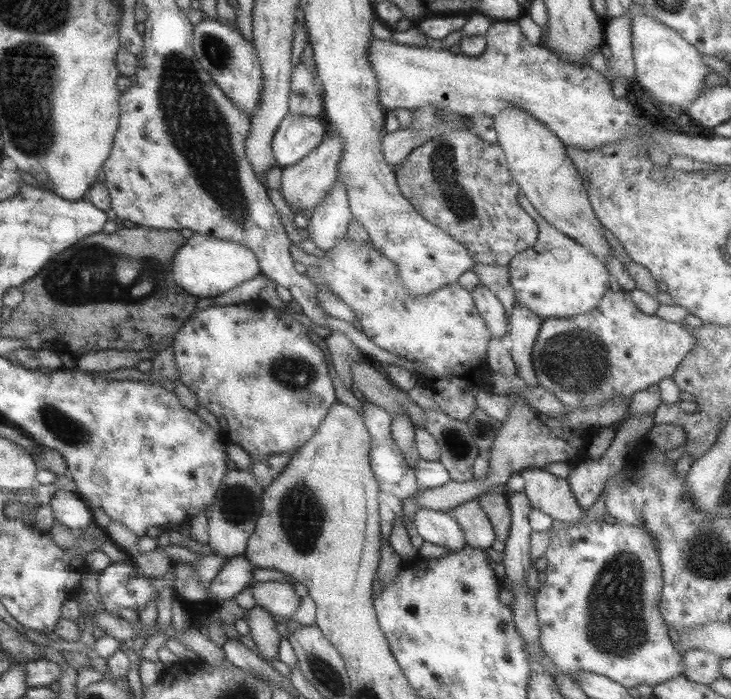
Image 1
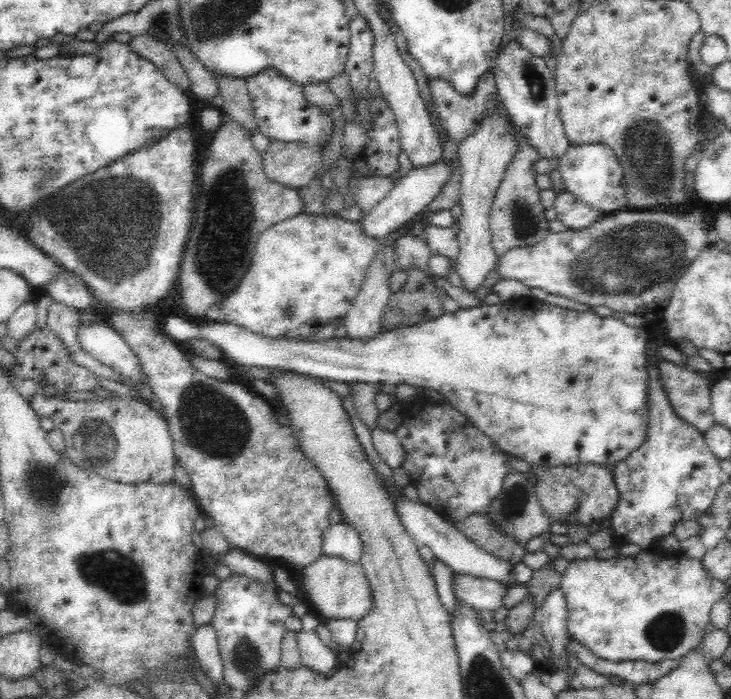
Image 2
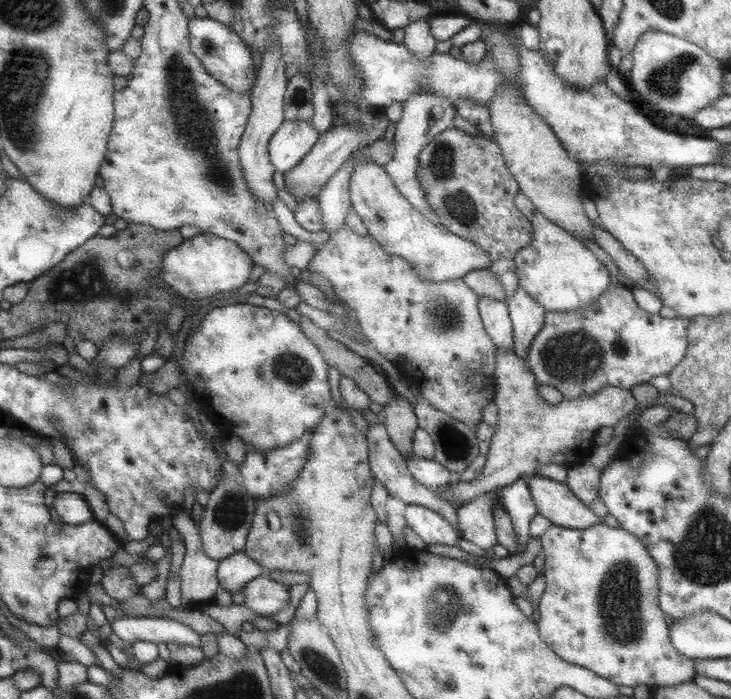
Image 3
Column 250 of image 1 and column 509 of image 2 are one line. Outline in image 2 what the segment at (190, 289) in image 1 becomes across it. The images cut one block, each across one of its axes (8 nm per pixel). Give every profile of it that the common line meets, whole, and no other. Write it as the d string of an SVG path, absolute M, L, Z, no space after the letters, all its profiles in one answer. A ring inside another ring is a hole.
M693 205L692 208L684 211L650 211L650 210L631 210L624 208L619 211L605 214L600 220L593 222L590 226L580 230L566 229L560 232L549 232L544 240L532 244L532 246L523 246L520 248L512 248L506 250L500 258L497 258L494 270L498 273L500 280L516 280L524 283L530 288L539 288L553 295L559 295L567 299L571 299L581 304L594 306L606 306L613 312L621 311L623 313L634 314L645 318L647 322L658 320L664 312L664 308L668 305L672 297L672 290L684 274L688 265L694 261L694 258L712 245L708 239L708 222L706 222L706 214L702 212L700 205Z

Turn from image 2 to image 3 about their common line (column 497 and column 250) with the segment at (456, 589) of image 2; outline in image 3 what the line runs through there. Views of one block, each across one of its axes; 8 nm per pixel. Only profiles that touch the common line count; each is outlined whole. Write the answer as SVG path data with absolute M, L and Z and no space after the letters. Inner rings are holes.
M268 571L246 583L241 592L244 593L244 605L267 617L290 605L290 589L274 581Z

